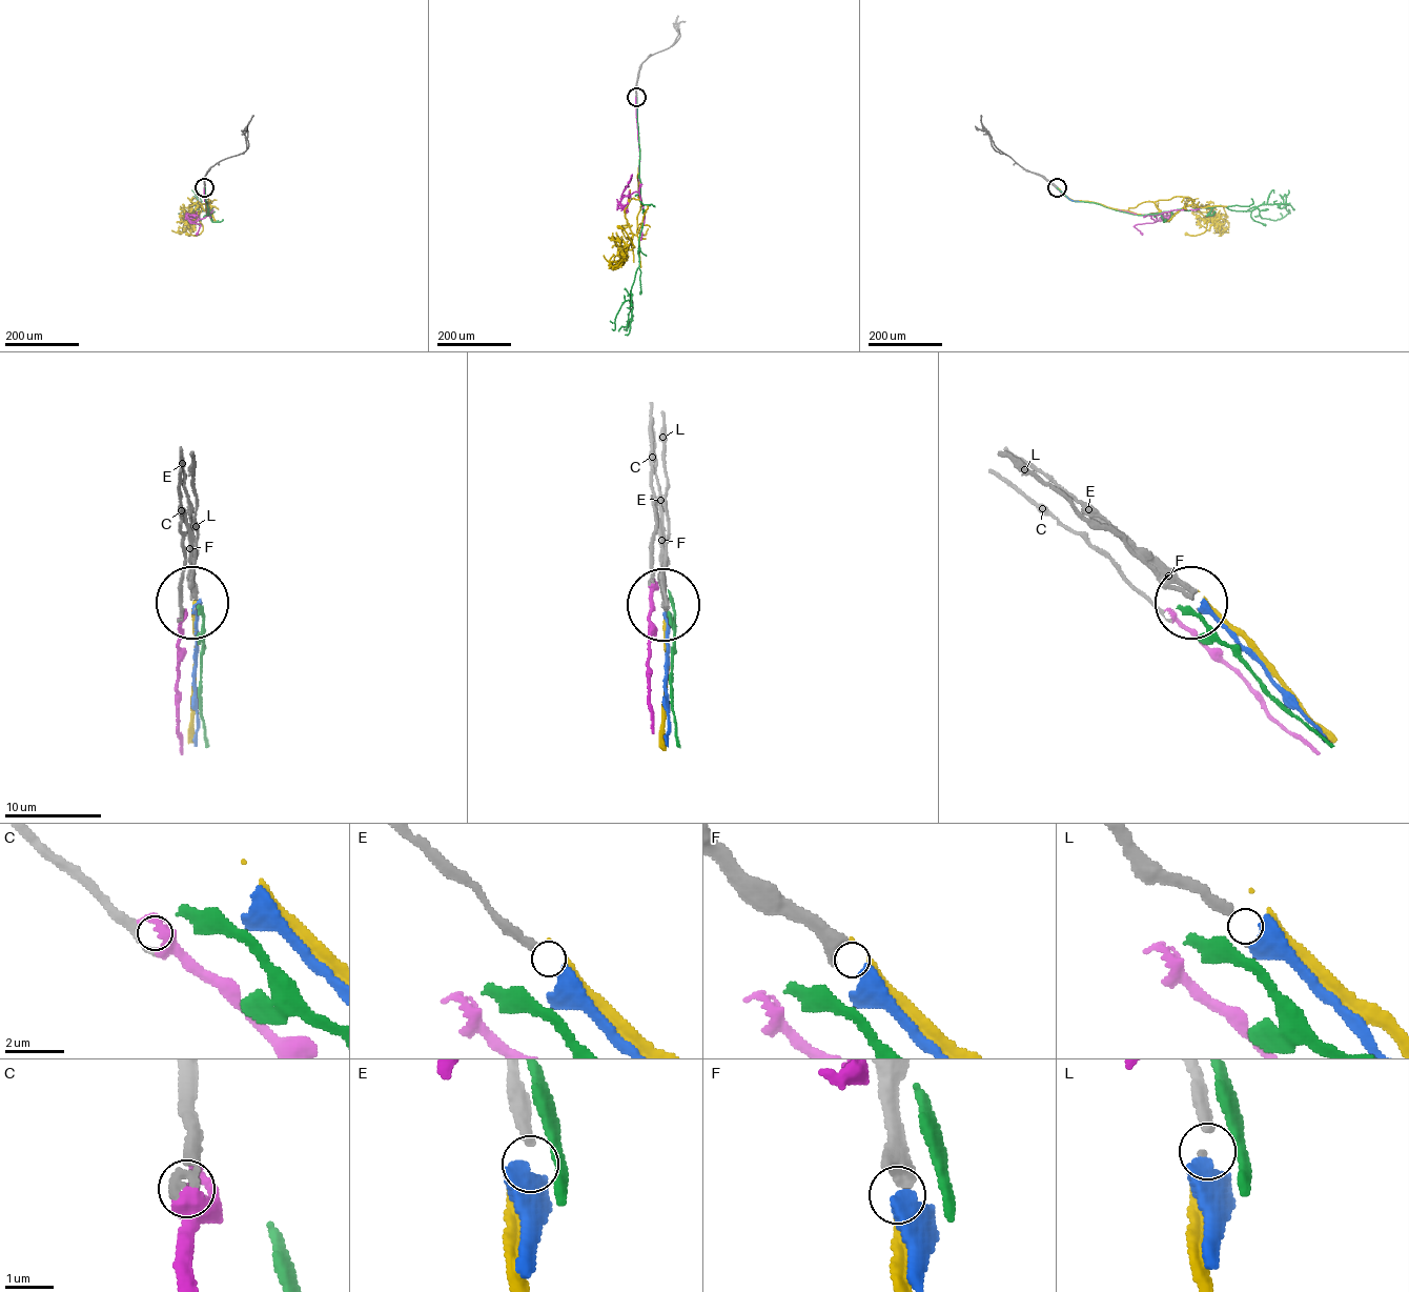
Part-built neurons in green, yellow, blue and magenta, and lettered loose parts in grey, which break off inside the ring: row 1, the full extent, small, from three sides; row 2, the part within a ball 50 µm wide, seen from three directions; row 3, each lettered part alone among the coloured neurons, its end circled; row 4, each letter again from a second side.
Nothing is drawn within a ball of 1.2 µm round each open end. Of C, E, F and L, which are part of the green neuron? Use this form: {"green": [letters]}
{"green": []}

